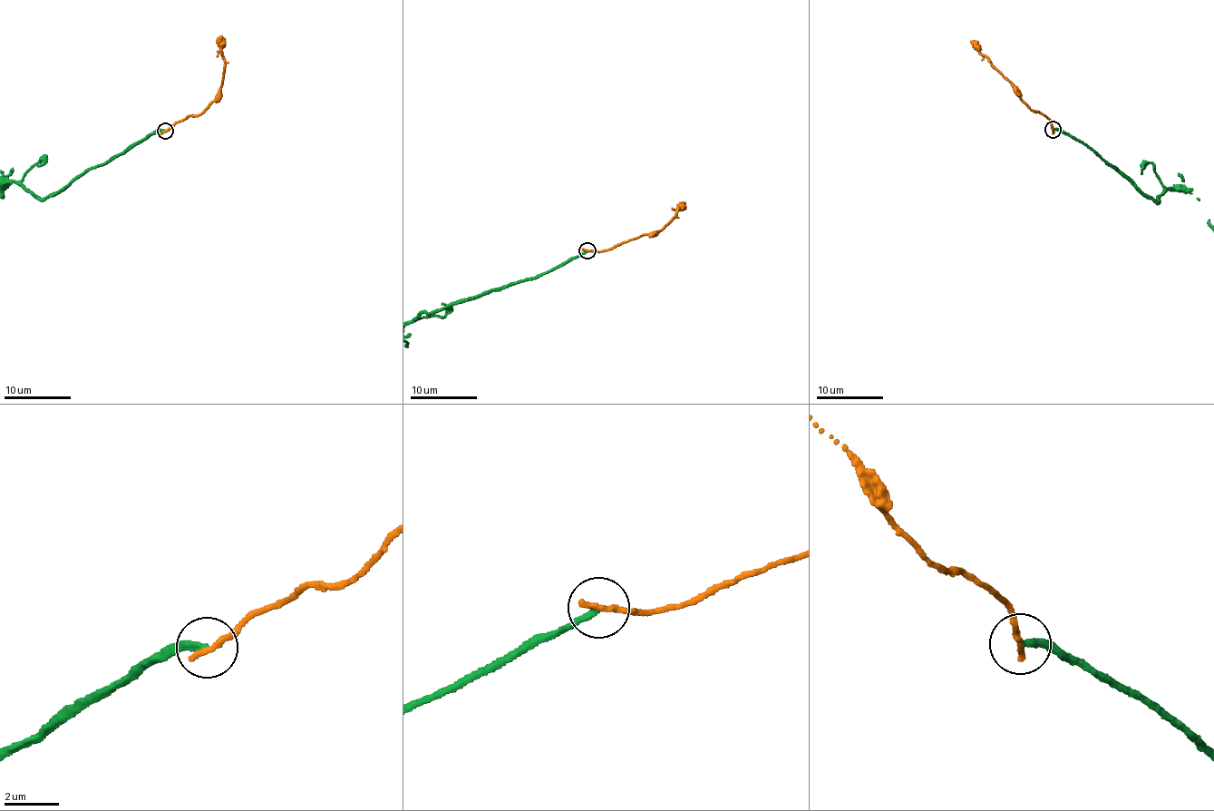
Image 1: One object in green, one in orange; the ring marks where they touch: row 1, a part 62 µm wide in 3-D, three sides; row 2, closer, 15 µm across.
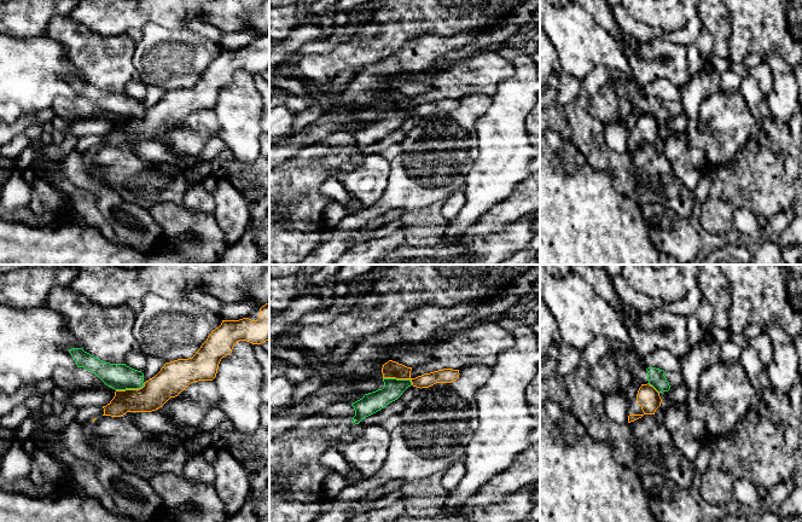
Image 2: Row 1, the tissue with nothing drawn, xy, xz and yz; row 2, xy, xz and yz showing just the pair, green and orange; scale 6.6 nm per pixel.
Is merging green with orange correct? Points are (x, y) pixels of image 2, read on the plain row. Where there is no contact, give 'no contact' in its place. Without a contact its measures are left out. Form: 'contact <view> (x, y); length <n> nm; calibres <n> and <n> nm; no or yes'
contact xz (399, 109); length 200 nm; calibres 140 and 110 nm; no

